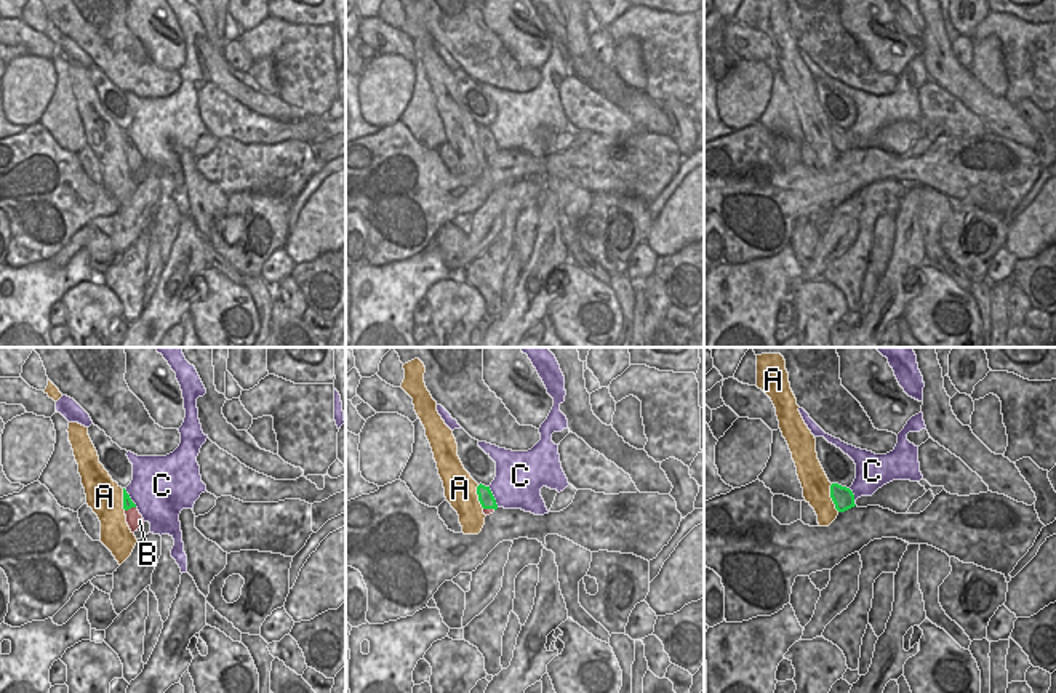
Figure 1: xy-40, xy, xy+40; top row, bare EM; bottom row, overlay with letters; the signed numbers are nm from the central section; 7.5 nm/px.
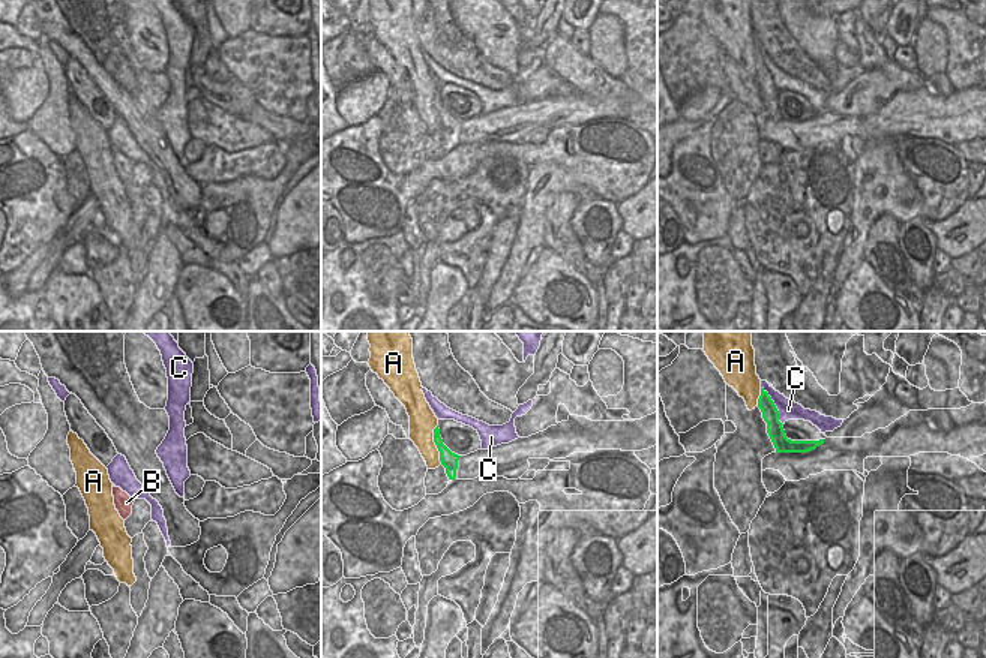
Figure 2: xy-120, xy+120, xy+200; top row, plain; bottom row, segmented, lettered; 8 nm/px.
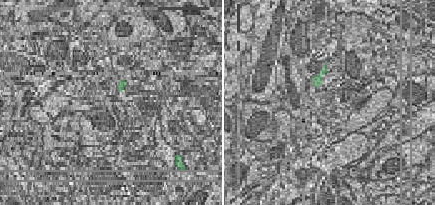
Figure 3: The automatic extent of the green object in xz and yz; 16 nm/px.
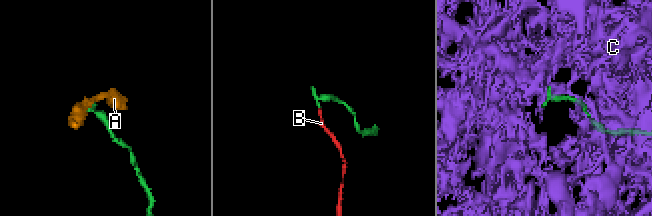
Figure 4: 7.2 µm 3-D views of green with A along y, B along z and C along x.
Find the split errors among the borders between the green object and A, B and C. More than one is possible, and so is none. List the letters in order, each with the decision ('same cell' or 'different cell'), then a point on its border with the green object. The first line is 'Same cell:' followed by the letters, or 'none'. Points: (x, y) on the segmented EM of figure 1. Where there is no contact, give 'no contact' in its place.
Same cell: none
A: different cell | xy+40 (831, 496)
B: different cell | xy-40 (130, 508)
C: different cell | xy (493, 496)

